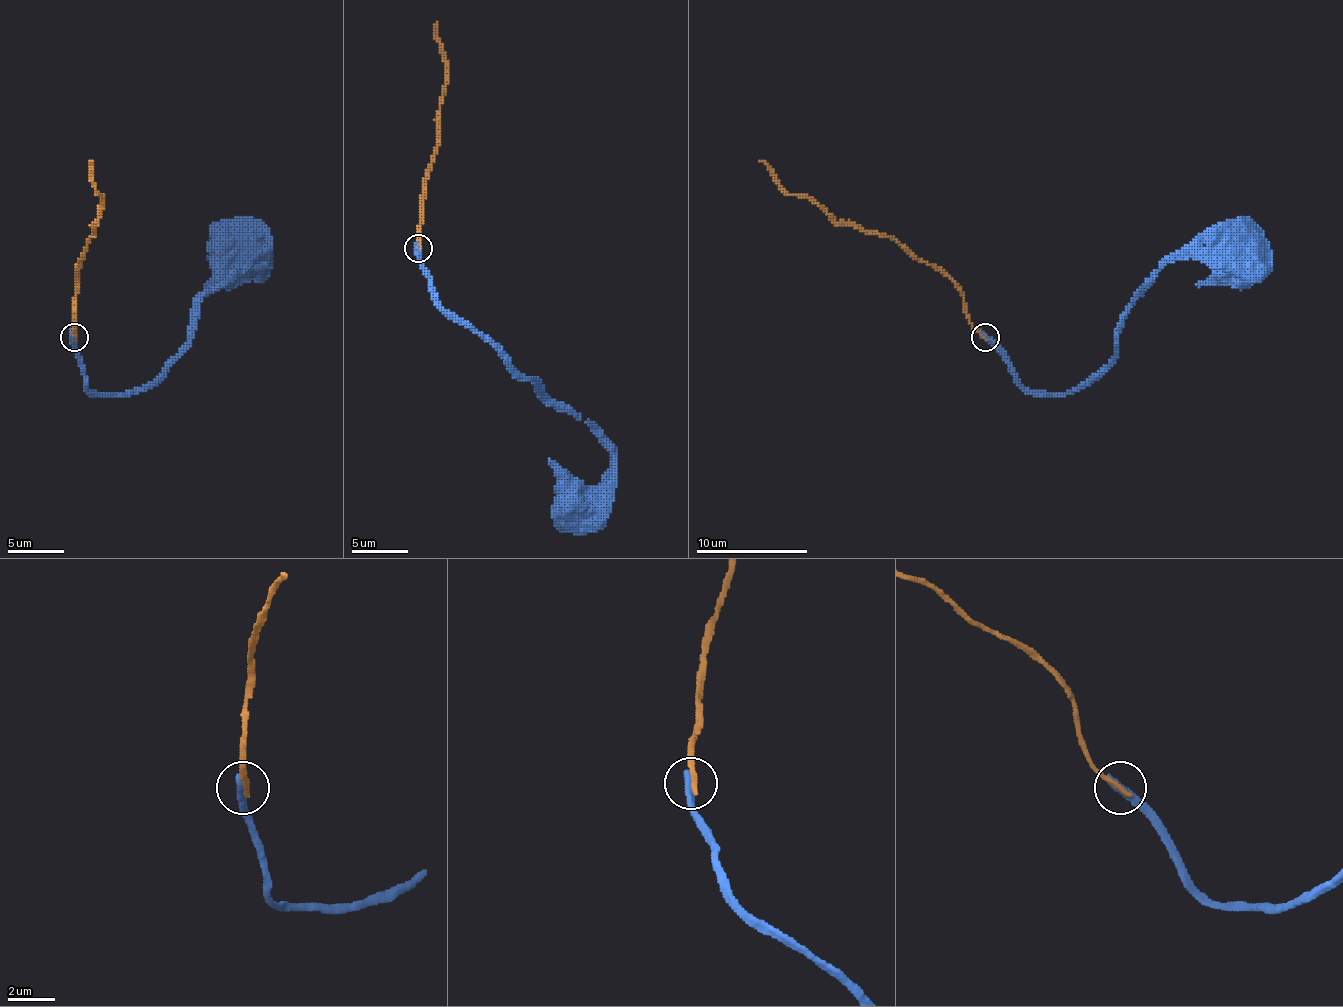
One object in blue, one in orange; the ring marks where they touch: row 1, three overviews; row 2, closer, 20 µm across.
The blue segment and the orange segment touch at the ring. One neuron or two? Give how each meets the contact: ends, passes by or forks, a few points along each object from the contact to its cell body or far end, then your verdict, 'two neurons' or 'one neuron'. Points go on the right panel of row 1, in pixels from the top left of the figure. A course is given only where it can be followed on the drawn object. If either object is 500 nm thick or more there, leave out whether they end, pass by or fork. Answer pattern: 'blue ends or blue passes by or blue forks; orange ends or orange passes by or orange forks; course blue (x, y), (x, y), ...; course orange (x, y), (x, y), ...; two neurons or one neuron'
blue ends; orange ends; course blue (986, 337), (1031, 390), (1073, 393), (1109, 362), (1131, 298), (1165, 262), (1218, 256), (1243, 276), (1249, 262); course orange (986, 337), (972, 326), (964, 292), (947, 276), (888, 237), (832, 220), (812, 200), (790, 195), (759, 161); two neurons

